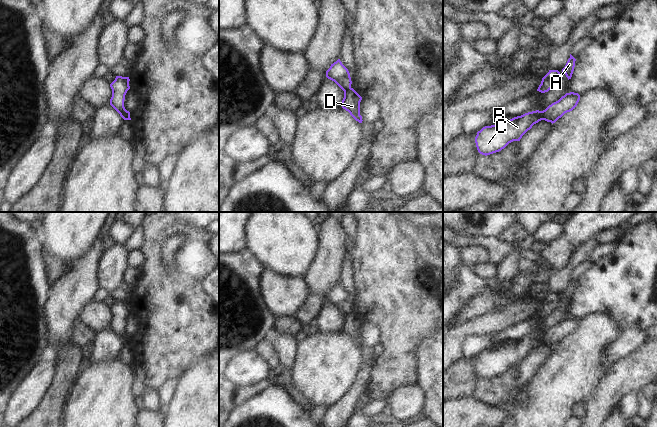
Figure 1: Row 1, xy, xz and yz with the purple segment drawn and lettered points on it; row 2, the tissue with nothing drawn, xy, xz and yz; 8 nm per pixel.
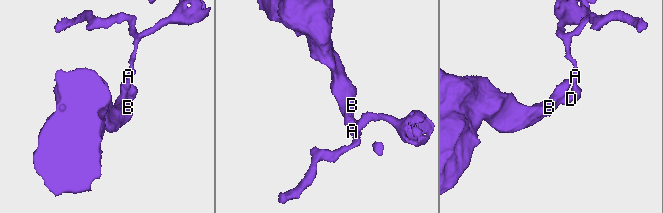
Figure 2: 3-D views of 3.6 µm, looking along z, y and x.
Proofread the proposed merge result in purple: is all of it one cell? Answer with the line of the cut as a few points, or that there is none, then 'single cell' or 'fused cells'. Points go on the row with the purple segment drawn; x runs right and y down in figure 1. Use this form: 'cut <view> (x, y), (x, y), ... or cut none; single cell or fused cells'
cut yz (542, 111), (543, 119); fused cells

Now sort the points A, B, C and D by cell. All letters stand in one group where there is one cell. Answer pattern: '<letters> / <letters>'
A D / B C

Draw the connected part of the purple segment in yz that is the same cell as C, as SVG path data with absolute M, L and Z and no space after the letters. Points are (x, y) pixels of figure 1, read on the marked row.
M532 111L497 125L485 126L477 132L475 143L482 155L490 155L504 149L513 141L520 141L532 126L543 120L543 111Z

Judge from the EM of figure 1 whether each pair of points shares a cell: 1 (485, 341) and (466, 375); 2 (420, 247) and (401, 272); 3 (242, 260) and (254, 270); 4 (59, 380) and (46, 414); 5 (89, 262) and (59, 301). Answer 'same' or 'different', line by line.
1: different
2: different
3: same
4: same
5: same

